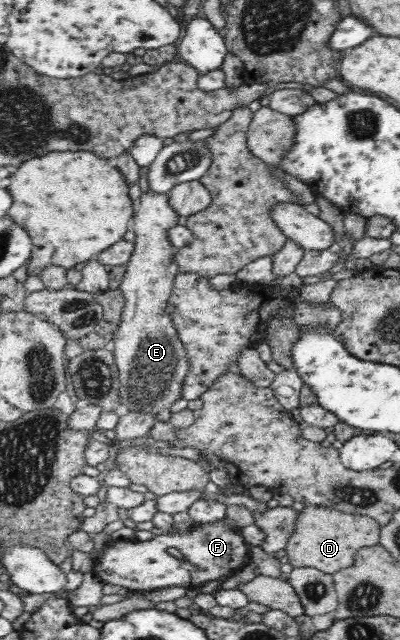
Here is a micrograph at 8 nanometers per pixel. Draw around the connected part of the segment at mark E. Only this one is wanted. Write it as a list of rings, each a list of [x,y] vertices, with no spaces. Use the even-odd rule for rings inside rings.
[[[147,191],[141,195],[140,204],[134,213],[135,242],[134,252],[126,265],[126,272],[120,281],[120,289],[123,291],[125,304],[121,309],[119,325],[113,332],[113,357],[118,369],[120,381],[120,402],[123,411],[141,412],[144,415],[153,415],[156,420],[169,422],[170,408],[179,399],[183,399],[183,387],[186,375],[192,368],[188,360],[183,342],[179,339],[179,332],[172,322],[171,314],[165,313],[168,299],[171,297],[172,285],[178,274],[178,267],[173,259],[177,251],[167,238],[167,231],[177,225],[179,214],[169,206],[168,195]]]

